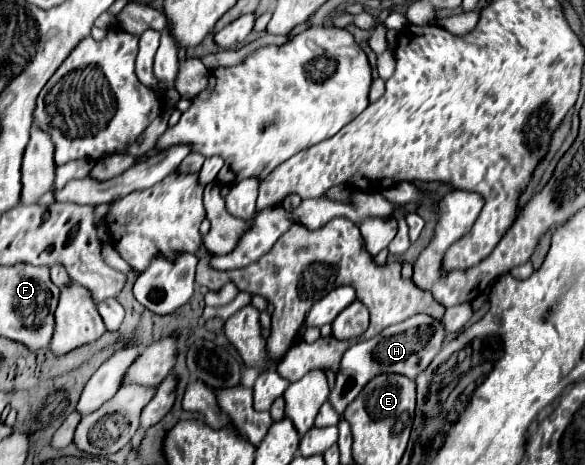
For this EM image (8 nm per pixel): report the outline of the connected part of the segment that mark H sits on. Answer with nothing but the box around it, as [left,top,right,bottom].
[327,315,447,415]

